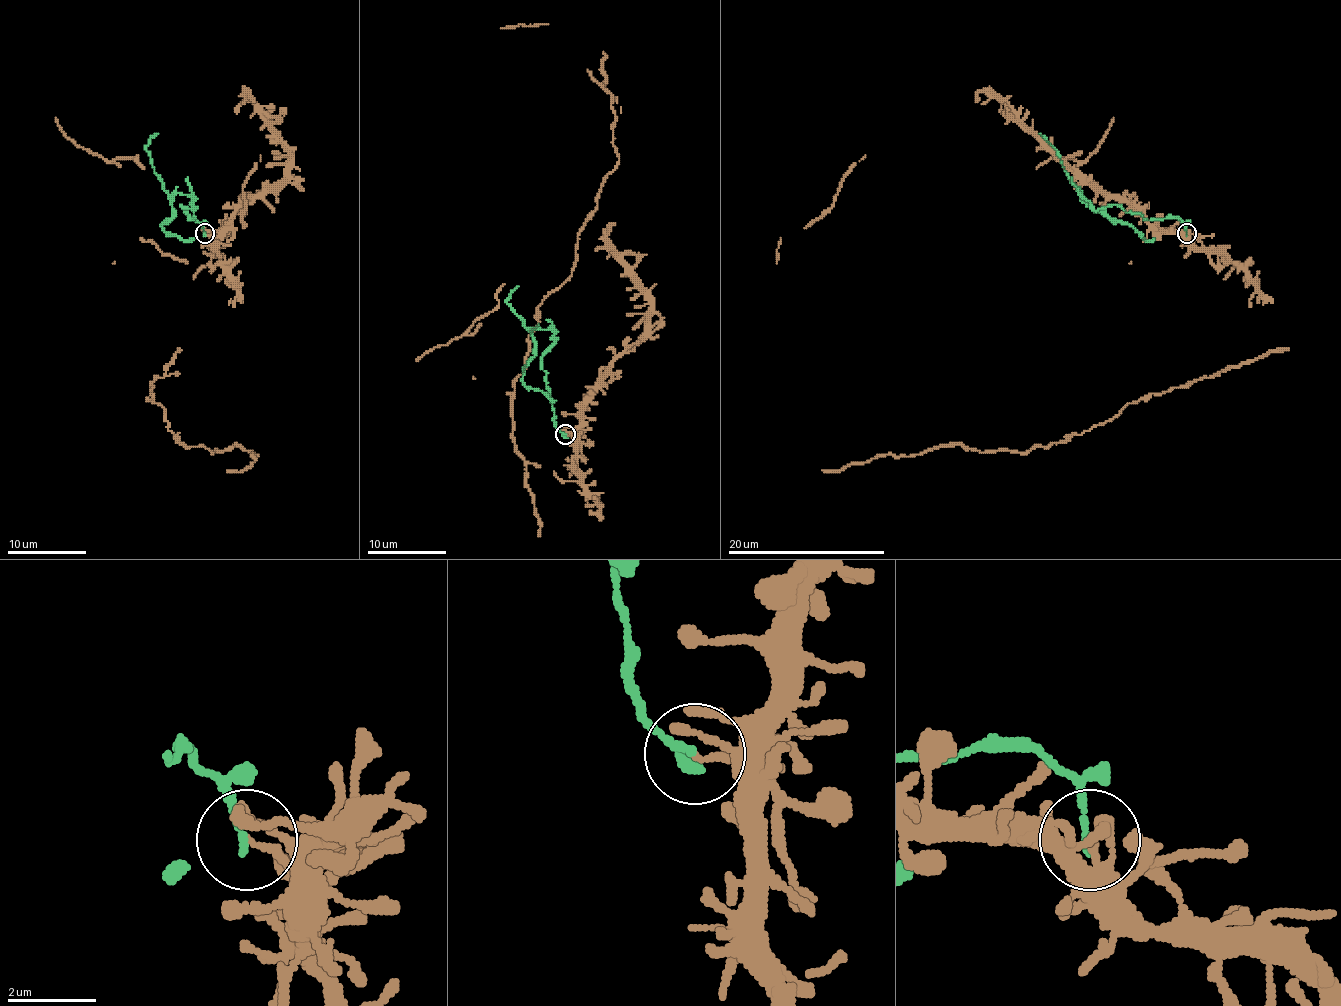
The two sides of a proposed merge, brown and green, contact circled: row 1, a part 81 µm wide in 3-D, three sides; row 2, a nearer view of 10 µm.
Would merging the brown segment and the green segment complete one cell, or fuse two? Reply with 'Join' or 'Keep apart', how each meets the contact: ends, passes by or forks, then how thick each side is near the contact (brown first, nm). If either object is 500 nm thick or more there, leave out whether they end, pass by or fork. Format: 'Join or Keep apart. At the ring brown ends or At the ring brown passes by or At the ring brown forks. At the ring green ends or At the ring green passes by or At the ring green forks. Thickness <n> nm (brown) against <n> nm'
Keep apart. At the ring brown ends. At the ring green ends. Thickness 140 nm (brown) against 160 nm

